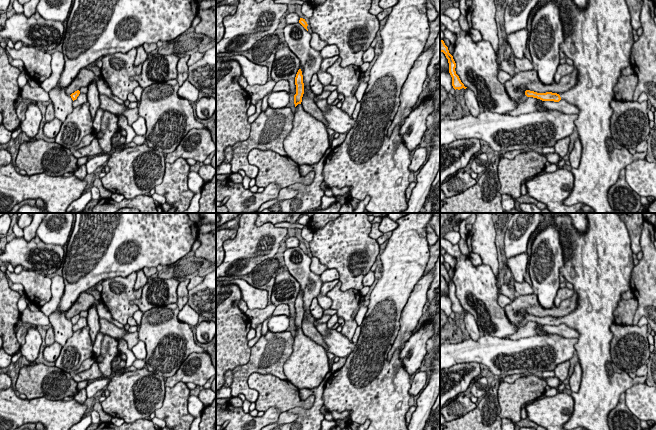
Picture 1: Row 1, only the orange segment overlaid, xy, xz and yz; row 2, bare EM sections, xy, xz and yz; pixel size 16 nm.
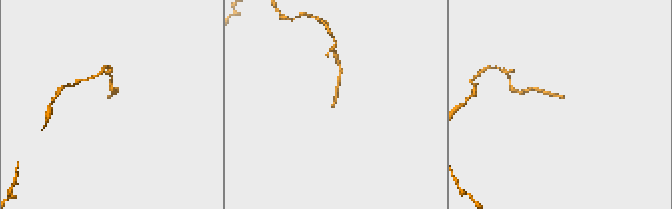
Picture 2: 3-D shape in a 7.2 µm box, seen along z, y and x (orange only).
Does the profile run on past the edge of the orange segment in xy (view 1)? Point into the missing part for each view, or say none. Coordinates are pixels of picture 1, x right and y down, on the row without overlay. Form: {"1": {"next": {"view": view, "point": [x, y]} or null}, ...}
{"1": {"next": null}}

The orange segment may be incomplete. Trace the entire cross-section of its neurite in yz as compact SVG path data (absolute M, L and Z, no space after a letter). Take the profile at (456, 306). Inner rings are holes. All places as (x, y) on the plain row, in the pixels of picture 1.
M440 264L440 276L443 276L448 283L449 287L449 297L452 301L452 310L456 314L460 314L462 312L466 313L467 311L464 310L464 308L461 306L459 300L456 298L455 292L456 287L453 283L453 280L449 277L448 271L445 269L443 264Z

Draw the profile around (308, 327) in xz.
M311 313L304 315L301 326L302 331L307 337L312 339L317 344L323 346L327 350L328 346L323 340L322 334L316 329L314 321L315 318L311 315Z

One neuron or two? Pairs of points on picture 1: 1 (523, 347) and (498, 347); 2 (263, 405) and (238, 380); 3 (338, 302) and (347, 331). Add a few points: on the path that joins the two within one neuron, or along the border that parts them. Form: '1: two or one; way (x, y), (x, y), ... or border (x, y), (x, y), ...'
1: one; way (517, 347), (504, 347)
2: two; border (250, 375), (248, 385), (257, 391), (255, 402)
3: one; way (345, 309), (348, 324)

